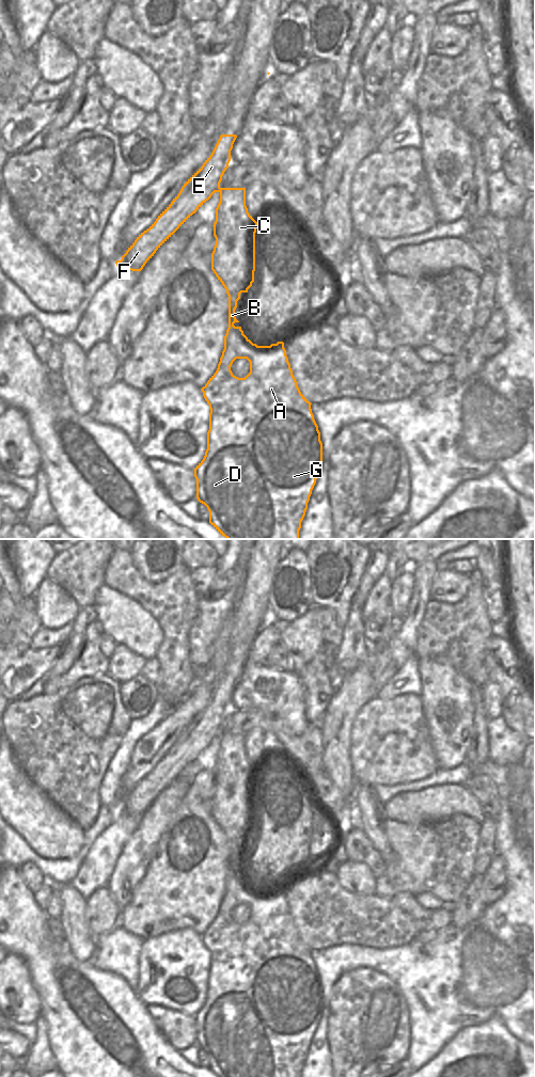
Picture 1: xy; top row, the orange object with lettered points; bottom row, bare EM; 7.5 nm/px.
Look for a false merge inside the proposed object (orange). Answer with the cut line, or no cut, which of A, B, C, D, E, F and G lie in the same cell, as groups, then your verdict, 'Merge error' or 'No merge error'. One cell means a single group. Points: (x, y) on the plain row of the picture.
Split along xy (219, 734), (220, 738). Groups: A B C D G / E F. Merge error.

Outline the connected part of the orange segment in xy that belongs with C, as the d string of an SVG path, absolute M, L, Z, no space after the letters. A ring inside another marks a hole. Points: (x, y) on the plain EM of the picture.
M220 734L220 748L216 755L216 767L214 770L214 782L216 791L211 799L211 817L226 836L229 842L229 874L224 883L224 896L218 910L216 919L209 924L207 930L201 935L203 943L209 951L209 977L207 979L207 996L203 1007L194 1015L196 1026L196 1045L204 1050L209 1058L209 1070L218 1077L300 1077L301 1068L308 1056L308 1049L316 1026L322 1013L322 989L320 979L314 966L311 955L311 949L301 940L297 928L293 921L286 897L283 888L271 890L270 892L257 892L253 890L241 876L241 873L235 873L239 869L235 864L237 848L241 839L248 839L248 836L254 828L255 818L255 779L257 769L248 759L246 753L246 734ZM236 905L247 905L250 908L250 919L245 924L238 924L233 921L231 913Z

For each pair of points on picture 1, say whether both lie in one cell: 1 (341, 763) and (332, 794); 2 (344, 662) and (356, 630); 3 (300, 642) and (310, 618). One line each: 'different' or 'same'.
1: different
2: same
3: same

